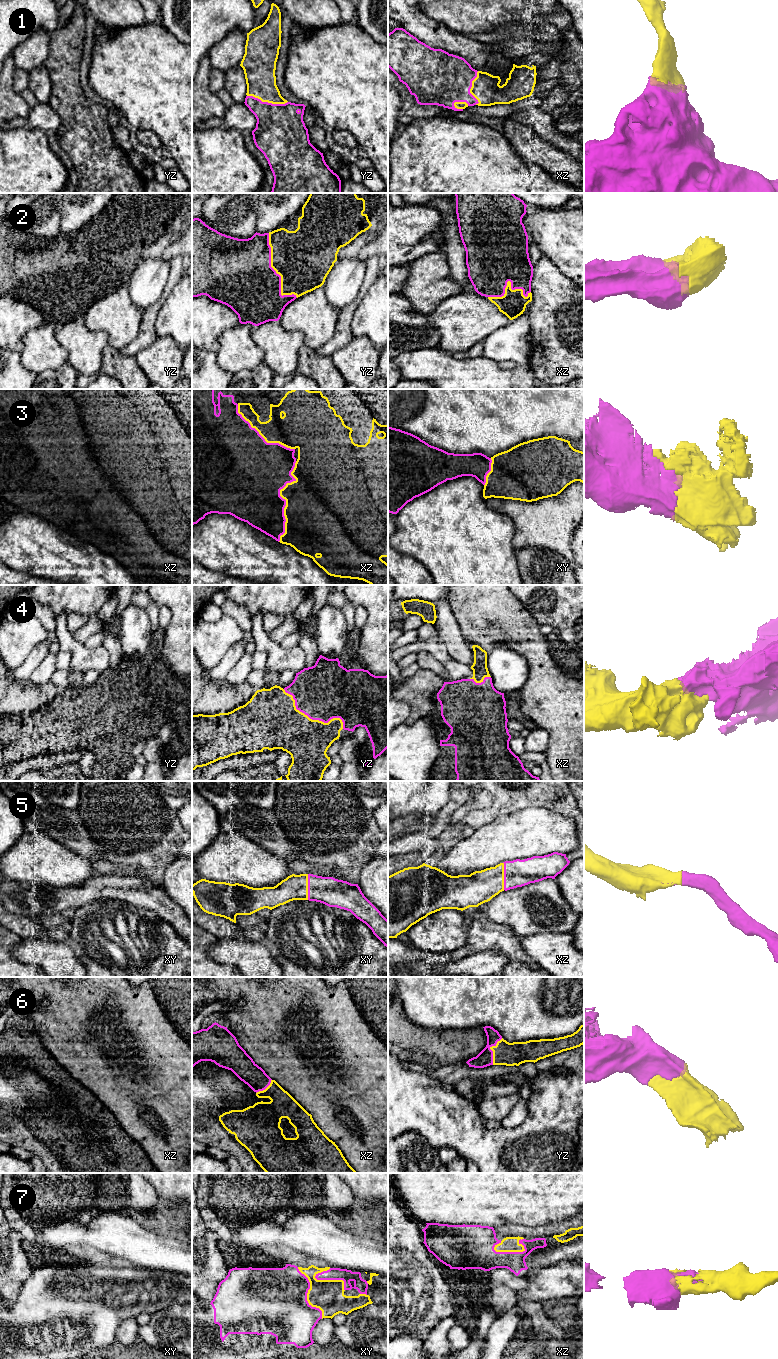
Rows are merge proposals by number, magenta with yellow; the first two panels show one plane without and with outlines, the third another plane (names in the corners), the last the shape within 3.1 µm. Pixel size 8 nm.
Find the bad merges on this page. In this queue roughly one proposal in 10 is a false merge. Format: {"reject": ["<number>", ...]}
{"reject": []}

